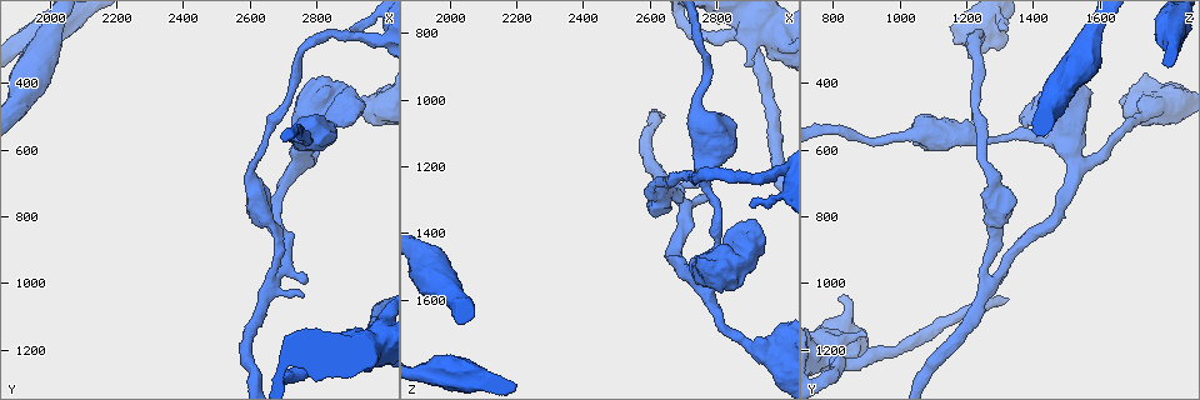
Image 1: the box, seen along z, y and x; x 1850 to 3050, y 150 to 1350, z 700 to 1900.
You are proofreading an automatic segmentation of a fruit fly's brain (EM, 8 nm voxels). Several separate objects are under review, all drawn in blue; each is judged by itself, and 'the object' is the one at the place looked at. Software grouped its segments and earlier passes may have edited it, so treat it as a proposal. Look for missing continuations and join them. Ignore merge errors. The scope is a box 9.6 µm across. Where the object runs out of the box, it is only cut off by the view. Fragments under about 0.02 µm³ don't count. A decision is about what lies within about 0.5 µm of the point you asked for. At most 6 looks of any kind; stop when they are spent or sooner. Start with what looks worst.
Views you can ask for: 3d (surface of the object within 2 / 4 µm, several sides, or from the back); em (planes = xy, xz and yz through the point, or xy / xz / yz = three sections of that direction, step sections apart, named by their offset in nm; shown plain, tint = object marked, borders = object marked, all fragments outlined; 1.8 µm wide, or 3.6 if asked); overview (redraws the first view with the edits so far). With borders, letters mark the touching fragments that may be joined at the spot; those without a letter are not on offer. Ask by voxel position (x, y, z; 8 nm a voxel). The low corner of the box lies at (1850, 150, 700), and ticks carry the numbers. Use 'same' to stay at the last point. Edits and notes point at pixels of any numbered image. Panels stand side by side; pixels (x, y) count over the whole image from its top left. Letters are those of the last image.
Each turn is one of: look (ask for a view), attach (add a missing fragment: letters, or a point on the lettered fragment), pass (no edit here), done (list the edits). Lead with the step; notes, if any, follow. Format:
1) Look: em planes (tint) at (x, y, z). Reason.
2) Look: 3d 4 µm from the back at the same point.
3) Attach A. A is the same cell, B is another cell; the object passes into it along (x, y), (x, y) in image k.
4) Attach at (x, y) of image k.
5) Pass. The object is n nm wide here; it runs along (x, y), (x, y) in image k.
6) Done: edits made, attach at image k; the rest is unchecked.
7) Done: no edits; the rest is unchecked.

Look: 3d 4 µm at (2890, 1170, 890). An open end.

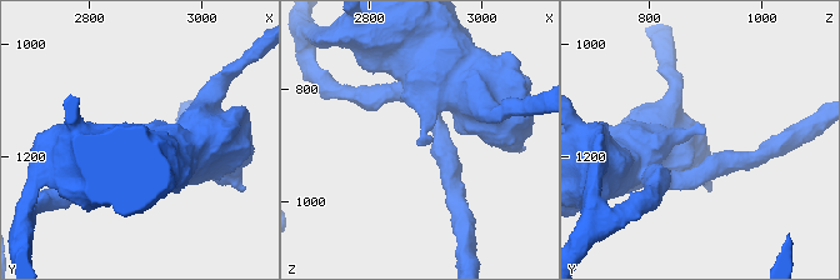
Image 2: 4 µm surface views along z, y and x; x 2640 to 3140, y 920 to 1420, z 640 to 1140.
Look: em xy step 8 (borders) at (2880, 1160, 890).

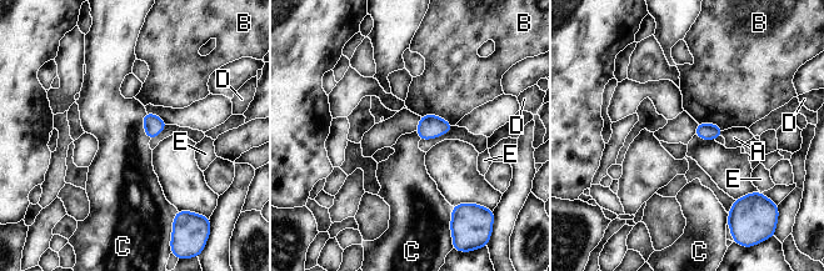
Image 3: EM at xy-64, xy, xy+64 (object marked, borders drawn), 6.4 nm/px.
Look: em planes (borders) at the same point. Another direction.

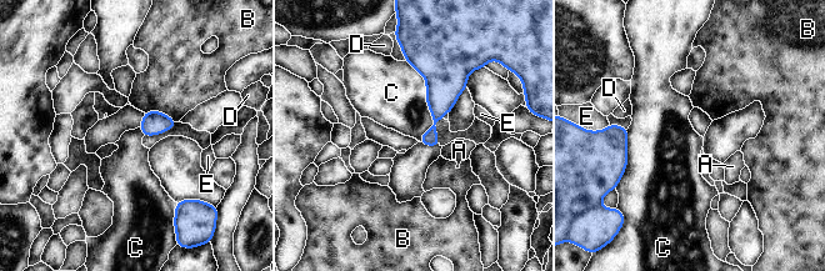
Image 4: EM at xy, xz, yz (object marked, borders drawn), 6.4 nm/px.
Pass. The longest contact is with C, 550 nm; A, B, C, D and E are other cells; a border runs along (405, 61), (433, 118), (419, 141) in image 4; none of them fits.

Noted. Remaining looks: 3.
Look: em xy step 16 (tint) at (2920, 240, 1330). Branch stops here.

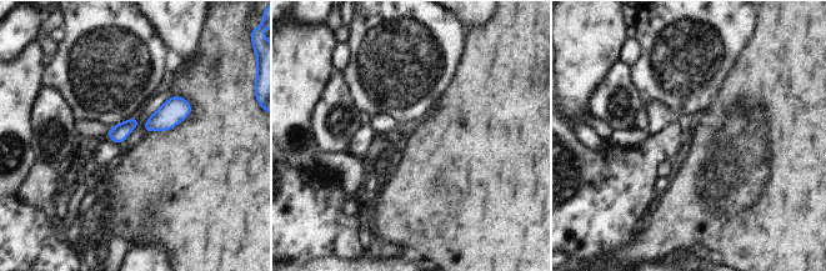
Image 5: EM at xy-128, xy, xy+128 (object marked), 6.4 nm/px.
Look: em planes (borders) at the same point.

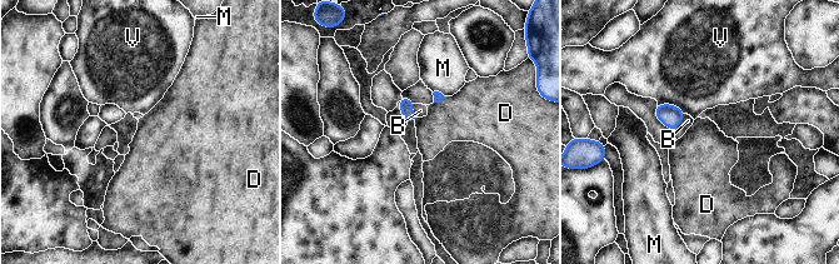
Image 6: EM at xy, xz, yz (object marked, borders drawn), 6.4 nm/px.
Pass. B, D, M and V are other cells; a border runs along (445, 96), (433, 104) in image 6; no lettered fragment goes on from it.

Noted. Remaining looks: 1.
Done: no edits; the rest is unchecked.

